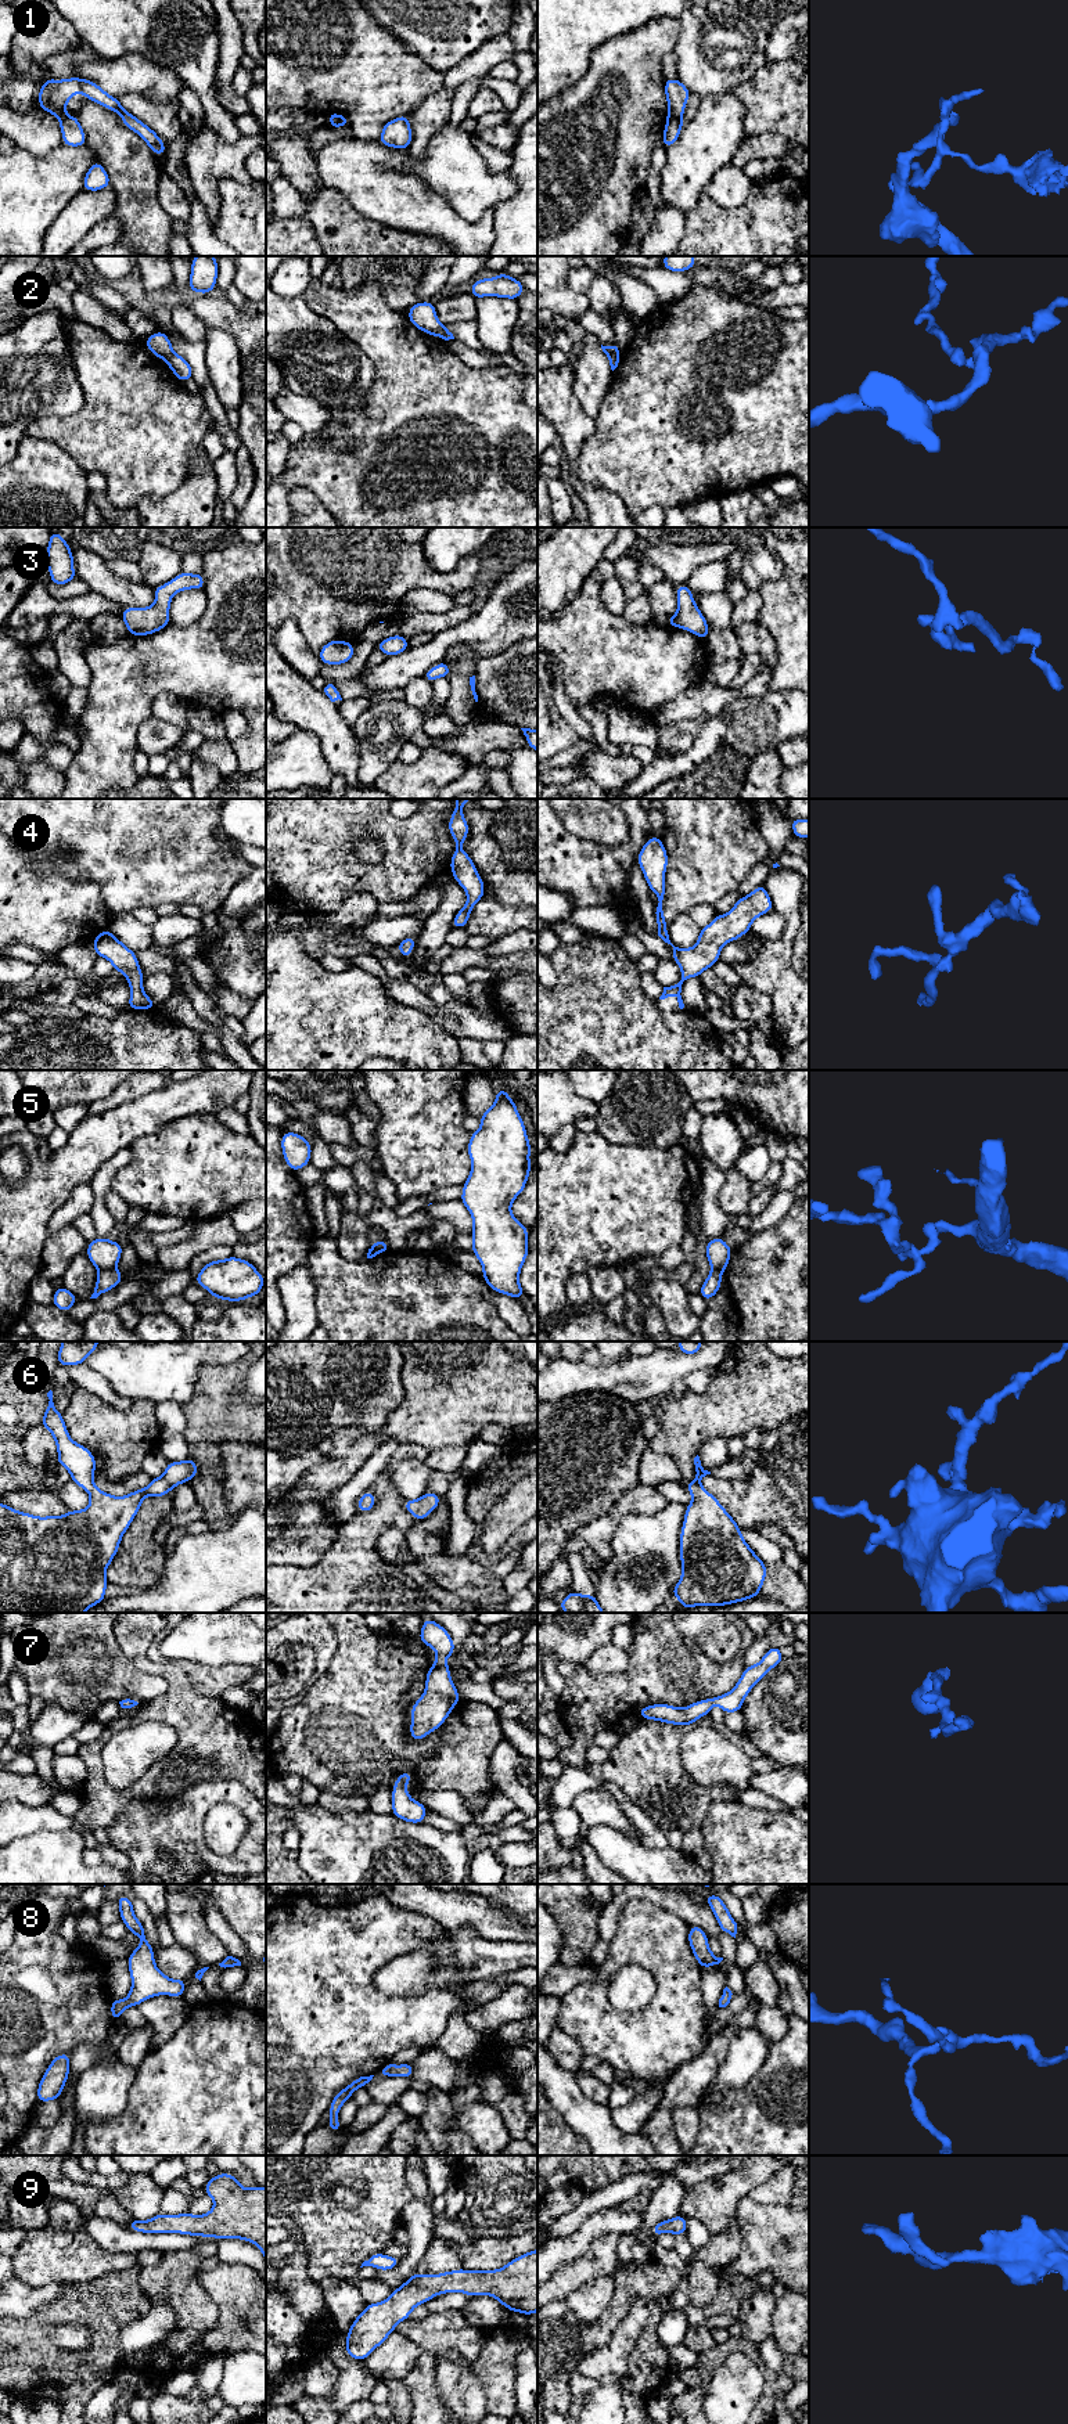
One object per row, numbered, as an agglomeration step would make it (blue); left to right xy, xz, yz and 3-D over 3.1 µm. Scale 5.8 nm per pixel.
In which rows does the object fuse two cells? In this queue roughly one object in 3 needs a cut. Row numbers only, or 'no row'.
1, 2, 5

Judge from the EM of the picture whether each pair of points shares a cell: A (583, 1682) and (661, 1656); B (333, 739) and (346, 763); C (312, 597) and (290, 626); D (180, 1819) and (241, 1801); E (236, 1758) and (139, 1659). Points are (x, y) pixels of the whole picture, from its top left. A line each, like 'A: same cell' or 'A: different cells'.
A: same cell
B: same cell
C: different cells
D: same cell
E: same cell

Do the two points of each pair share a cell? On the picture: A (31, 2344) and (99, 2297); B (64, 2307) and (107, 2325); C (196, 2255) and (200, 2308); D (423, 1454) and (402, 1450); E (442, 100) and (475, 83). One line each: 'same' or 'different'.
A: same
B: same
C: same
D: same
E: different

